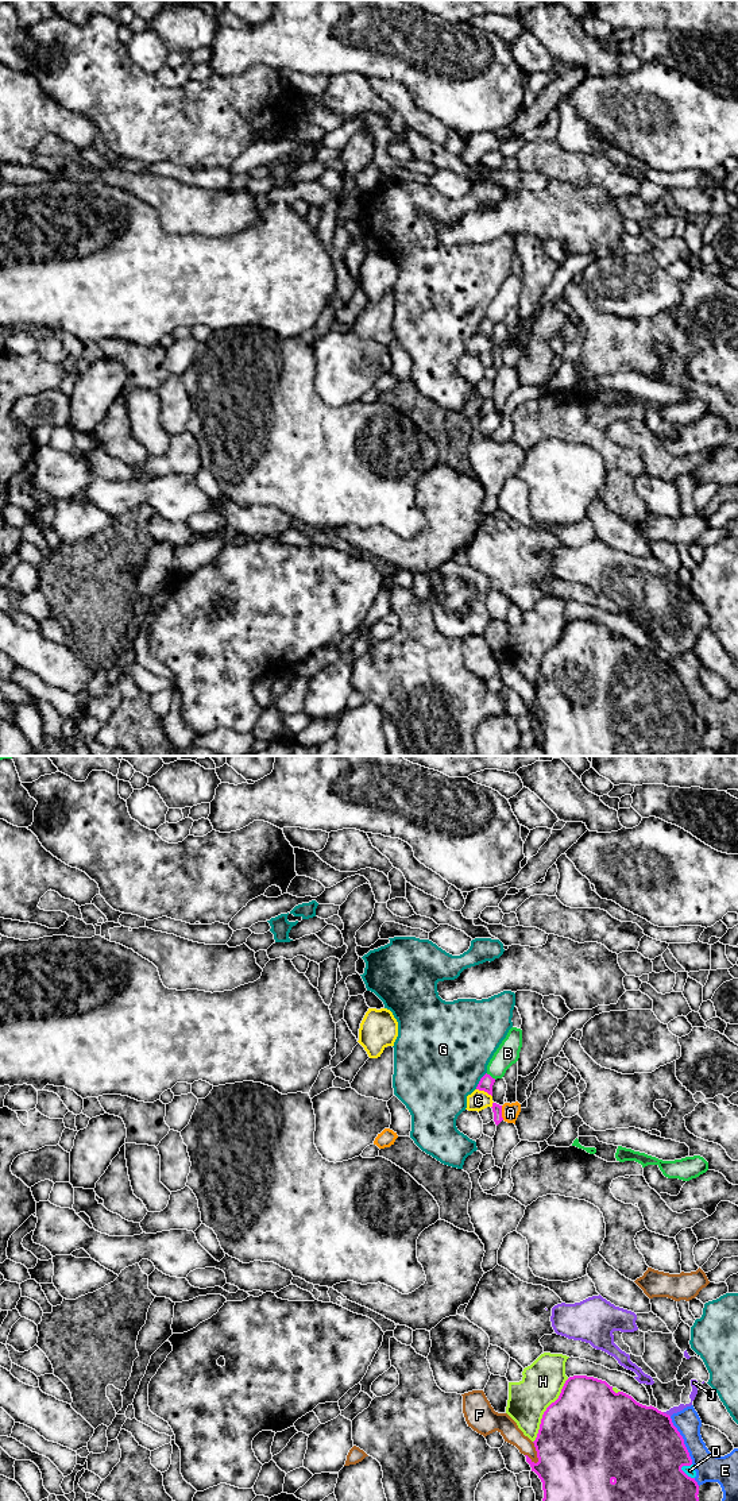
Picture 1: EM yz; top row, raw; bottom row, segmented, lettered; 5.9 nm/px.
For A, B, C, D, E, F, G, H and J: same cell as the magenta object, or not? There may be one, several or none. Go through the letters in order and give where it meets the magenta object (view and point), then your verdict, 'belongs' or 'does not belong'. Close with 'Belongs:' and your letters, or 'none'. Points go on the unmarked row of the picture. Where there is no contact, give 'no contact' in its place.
A: yz (501, 357) | belongs
B: yz (490, 320) | does not belong
C: yz (485, 335) | does not belong
D: yz (684, 717) | belongs
E: yz (683, 685) | does not belong
F: yz (537, 697) | does not belong
G: yz (480, 324) | does not belong
H: yz (545, 655) | does not belong
J: yz (665, 658) | does not belong
Belongs: A, D

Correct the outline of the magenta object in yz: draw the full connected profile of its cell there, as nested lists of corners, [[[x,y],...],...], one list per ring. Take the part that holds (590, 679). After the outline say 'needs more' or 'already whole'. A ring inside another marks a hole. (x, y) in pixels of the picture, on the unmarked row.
[[[587,620],[569,621],[559,643],[544,656],[537,682],[533,687],[538,706],[534,707],[528,699],[525,701],[532,715],[534,715],[542,726],[542,749],[546,756],[695,756],[695,750],[699,746],[699,729],[695,725],[695,710],[692,709],[684,683],[673,670],[671,660],[652,649],[646,651],[637,647],[631,640],[623,636],[615,637],[613,630],[606,625]]]; needs more

